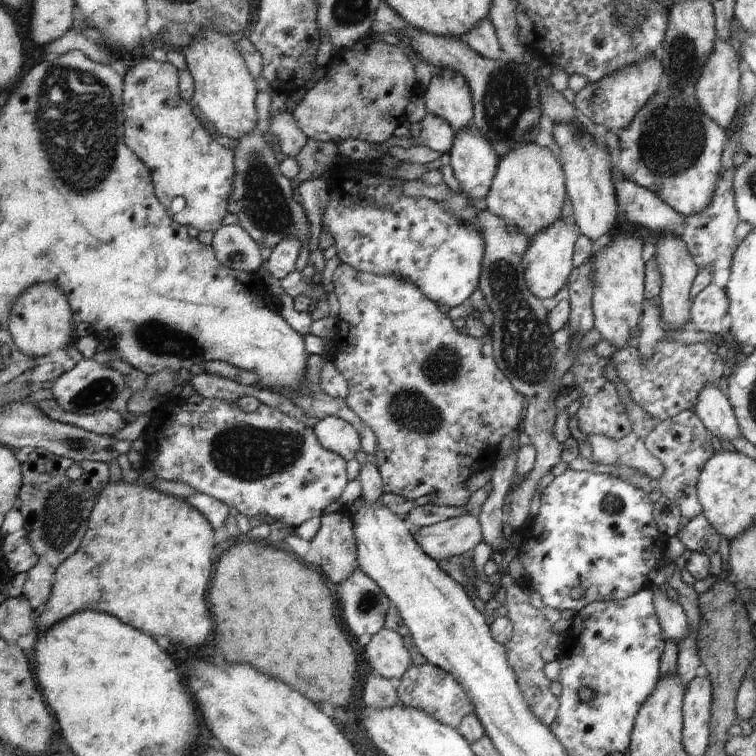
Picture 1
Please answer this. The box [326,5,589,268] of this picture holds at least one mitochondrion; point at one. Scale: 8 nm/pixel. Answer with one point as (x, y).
(505, 96)

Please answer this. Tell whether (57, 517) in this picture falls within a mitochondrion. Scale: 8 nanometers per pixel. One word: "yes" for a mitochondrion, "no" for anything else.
yes

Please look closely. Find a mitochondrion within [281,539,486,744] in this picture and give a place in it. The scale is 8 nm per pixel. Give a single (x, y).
(366, 603)

